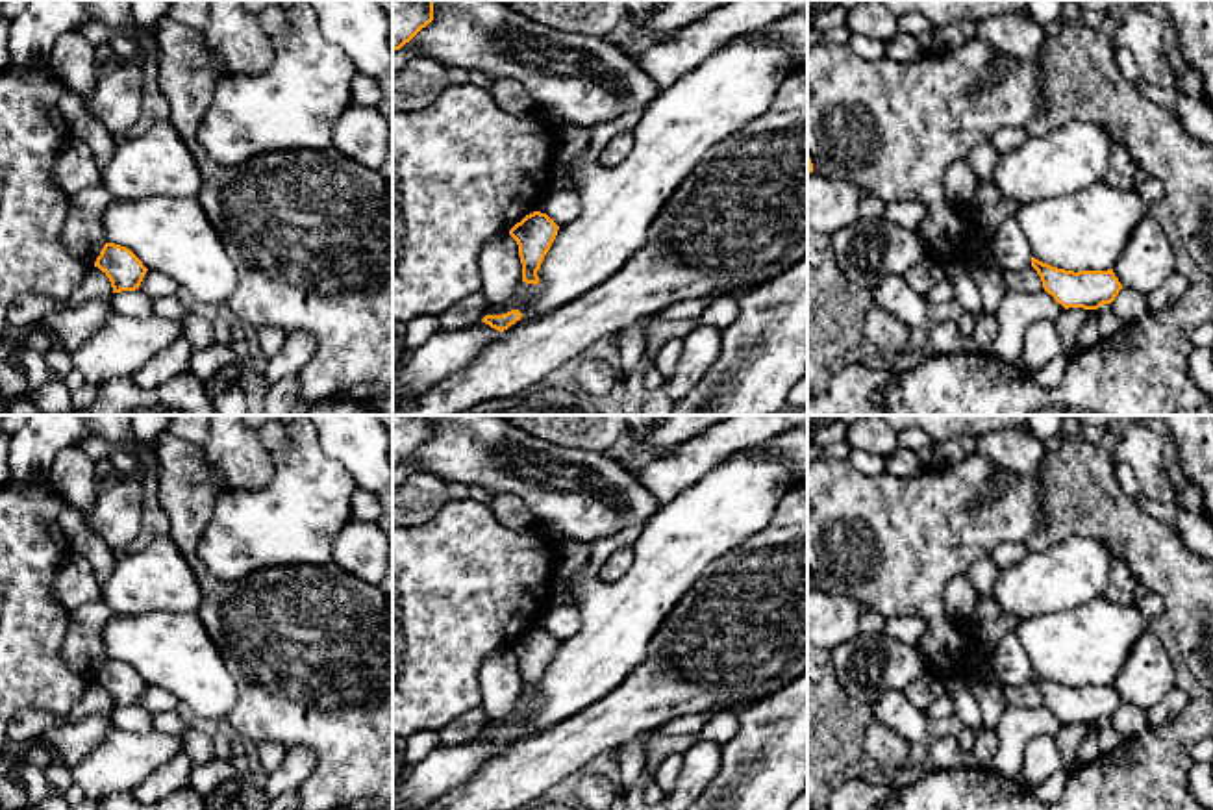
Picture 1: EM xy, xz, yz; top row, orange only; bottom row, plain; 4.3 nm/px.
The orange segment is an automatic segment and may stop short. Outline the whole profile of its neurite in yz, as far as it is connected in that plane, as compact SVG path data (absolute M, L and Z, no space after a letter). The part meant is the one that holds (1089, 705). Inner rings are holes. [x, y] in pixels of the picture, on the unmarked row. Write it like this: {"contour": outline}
{"contour": "M1032 673L1032 682L1041 691L1043 702L1065 725L1098 725L1111 719L1122 699L1113 684L1107 686L1065 686Z"}

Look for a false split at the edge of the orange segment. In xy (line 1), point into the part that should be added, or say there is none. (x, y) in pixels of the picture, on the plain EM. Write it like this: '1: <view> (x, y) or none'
1: none

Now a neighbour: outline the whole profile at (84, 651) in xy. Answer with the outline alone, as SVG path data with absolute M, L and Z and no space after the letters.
M89 602L70 612L70 625L63 641L65 662L91 682L106 656L102 628L113 614L102 602Z

